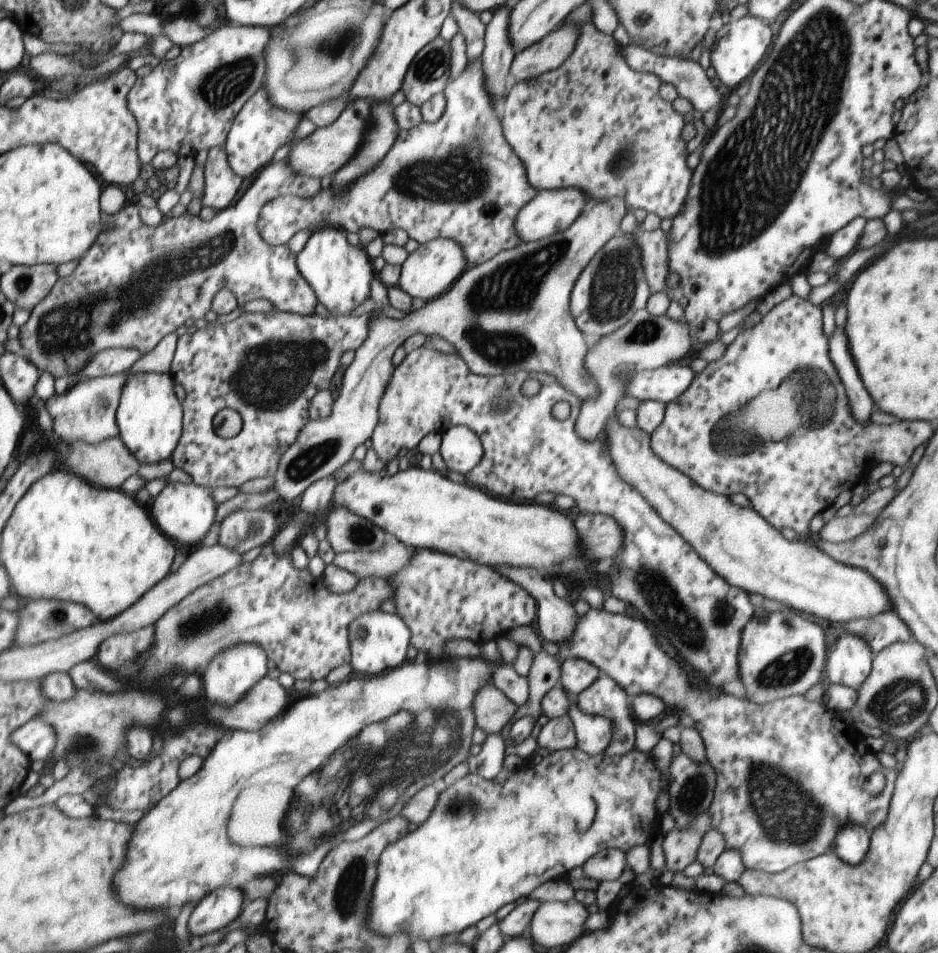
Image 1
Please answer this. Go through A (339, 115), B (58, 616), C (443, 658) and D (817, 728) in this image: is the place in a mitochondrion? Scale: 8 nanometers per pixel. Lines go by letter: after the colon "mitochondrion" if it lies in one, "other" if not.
A: other
B: mitochondrion
C: other
D: other

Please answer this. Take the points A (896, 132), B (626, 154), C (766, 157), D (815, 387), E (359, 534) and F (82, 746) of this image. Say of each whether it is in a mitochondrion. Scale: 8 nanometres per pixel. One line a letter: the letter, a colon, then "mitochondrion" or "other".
A: other
B: mitochondrion
C: mitochondrion
D: mitochondrion
E: mitochondrion
F: mitochondrion

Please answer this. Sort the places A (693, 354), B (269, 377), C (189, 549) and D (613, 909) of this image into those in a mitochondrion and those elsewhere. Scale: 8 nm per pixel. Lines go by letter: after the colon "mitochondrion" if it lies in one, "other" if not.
A: other
B: mitochondrion
C: other
D: other

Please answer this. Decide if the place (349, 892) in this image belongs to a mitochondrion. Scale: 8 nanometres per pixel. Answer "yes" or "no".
yes

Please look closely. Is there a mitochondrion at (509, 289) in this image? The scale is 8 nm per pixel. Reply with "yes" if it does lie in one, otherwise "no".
yes

